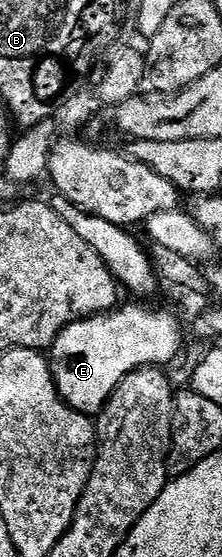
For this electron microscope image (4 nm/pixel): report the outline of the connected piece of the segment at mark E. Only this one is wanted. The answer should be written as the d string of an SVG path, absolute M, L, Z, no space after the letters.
M146 304L127 305L116 308L98 317L87 317L84 321L75 321L68 329L60 333L49 350L49 360L55 370L55 382L59 393L68 405L79 413L88 415L102 414L111 396L123 379L135 369L148 367L167 367L167 364L183 349L183 329L171 313L163 309L146 309Z

